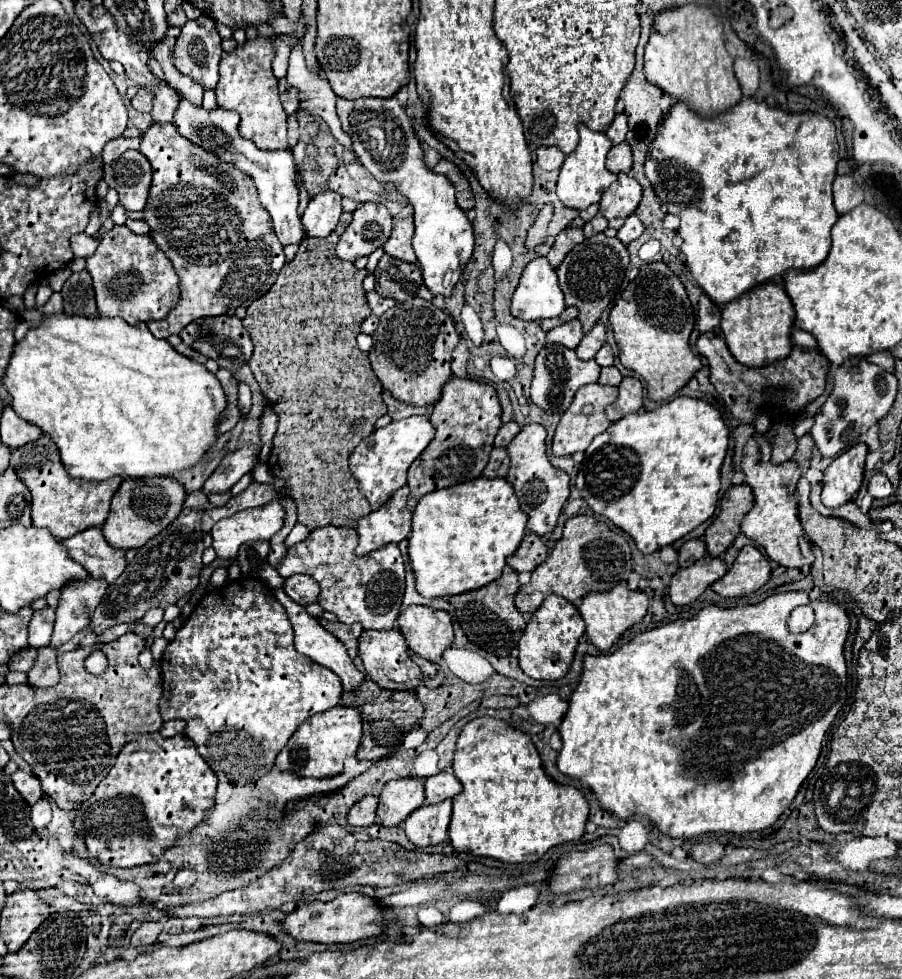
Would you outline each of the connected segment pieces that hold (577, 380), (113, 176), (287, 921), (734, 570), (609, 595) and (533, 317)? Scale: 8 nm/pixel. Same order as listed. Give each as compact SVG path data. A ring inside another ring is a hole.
M558 344L544 346L536 358L530 398L542 410L552 414L562 414L572 404L572 398L578 392L578 388L598 382L598 376L600 376L600 366L596 364L596 360L580 360L576 352L566 346L558 346Z
M126 150L118 160L104 164L104 180L120 196L120 204L126 210L144 210L152 170L144 154L138 150Z
M340 894L330 902L306 902L300 904L294 912L286 914L280 922L282 930L298 942L320 942L320 944L350 944L362 938L372 938L380 934L380 918L384 908L378 906L378 900L362 894Z
M744 546L726 576L716 580L710 588L720 596L746 596L762 588L768 578L770 564L766 556L754 546Z
M618 584L616 588L612 588L610 592L594 592L582 598L582 604L578 606L578 612L582 616L582 620L586 622L586 636L590 638L590 642L600 650L608 650L624 630L632 628L634 624L638 624L648 610L648 598L644 592L636 590L632 592L626 584Z
M546 258L532 260L524 268L520 284L512 296L512 316L526 322L538 322L560 316L564 308L564 294L558 286L556 270Z

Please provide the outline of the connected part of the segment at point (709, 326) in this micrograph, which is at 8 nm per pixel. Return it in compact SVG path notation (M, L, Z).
M700 296L700 304L698 306L698 320L697 320L697 328L699 332L702 334L706 334L706 332L710 332L710 330L714 330L716 326L720 326L720 320L722 320L722 316L720 316L720 306L716 306L708 296Z

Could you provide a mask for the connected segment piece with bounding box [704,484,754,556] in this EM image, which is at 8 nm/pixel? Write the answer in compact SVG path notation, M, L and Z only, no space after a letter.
M748 484L730 486L720 502L720 514L704 534L710 556L720 556L732 546L734 538L740 534L740 522L752 510L752 506L754 494Z

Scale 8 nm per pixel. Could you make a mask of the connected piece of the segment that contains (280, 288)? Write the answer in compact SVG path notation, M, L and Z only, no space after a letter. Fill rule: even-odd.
M342 212L336 230L328 238L304 238L298 246L296 258L280 270L272 290L268 290L260 300L254 300L242 320L254 342L250 370L280 418L268 468L274 476L286 480L290 498L298 506L298 522L306 524L310 530L328 524L354 528L358 518L372 512L348 468L348 456L366 436L372 434L374 422L386 414L382 384L372 372L368 354L364 354L356 344L360 324L370 316L370 306L364 296L366 292L362 288L366 270L358 270L352 262L336 256L336 244L350 222L352 214Z

